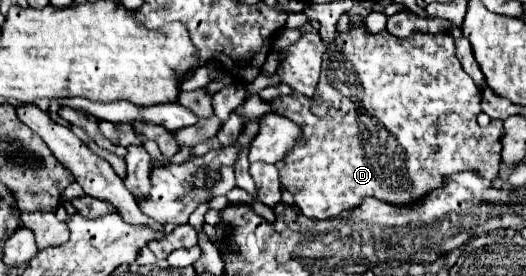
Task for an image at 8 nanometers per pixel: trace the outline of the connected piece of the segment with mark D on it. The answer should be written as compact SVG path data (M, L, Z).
M353 20L351 22L351 32L349 34L337 34L335 42L329 44L325 54L323 54L323 70L321 70L317 94L313 98L307 98L307 96L301 96L299 92L291 92L289 96L275 98L271 104L273 104L273 110L277 110L277 114L283 114L289 120L293 120L303 132L297 146L285 156L287 166L279 174L281 174L281 184L295 196L295 204L309 218L335 218L341 212L359 206L365 196L377 196L379 200L385 200L389 204L409 204L409 202L425 196L425 192L429 192L433 188L439 188L443 184L443 178L453 174L453 172L477 170L487 180L495 180L499 176L499 162L501 162L500 136L503 121L491 120L489 125L485 127L477 124L477 116L481 114L481 88L475 86L471 76L463 72L461 62L455 56L455 40L449 34L437 34L437 36L415 34L407 40L395 38L389 32L369 36L363 28L363 22Z

